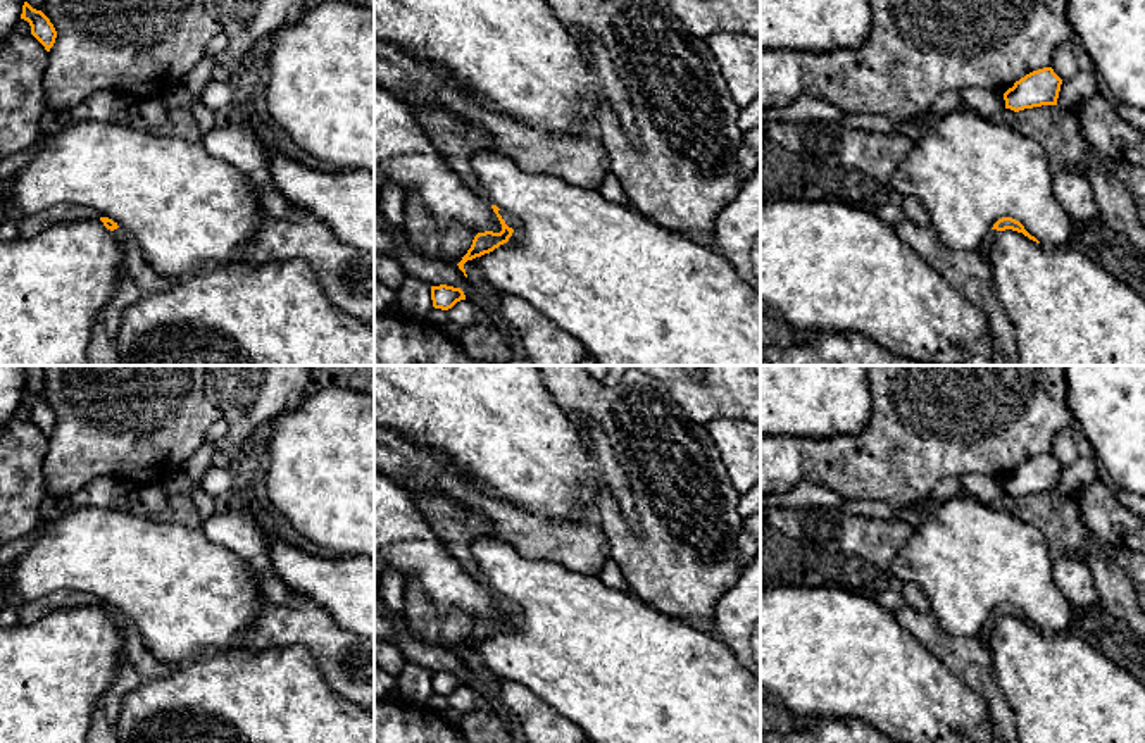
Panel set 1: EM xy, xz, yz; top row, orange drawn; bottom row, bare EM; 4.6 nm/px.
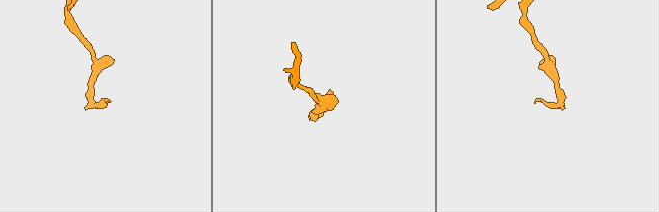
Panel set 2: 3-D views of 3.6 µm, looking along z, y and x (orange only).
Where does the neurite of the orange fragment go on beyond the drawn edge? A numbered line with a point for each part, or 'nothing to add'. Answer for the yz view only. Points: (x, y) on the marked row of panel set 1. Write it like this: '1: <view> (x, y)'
1: yz (983, 252)

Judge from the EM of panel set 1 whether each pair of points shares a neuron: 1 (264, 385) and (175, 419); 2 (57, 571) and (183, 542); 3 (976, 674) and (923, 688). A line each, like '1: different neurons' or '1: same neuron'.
1: different neurons
2: same neuron
3: different neurons

